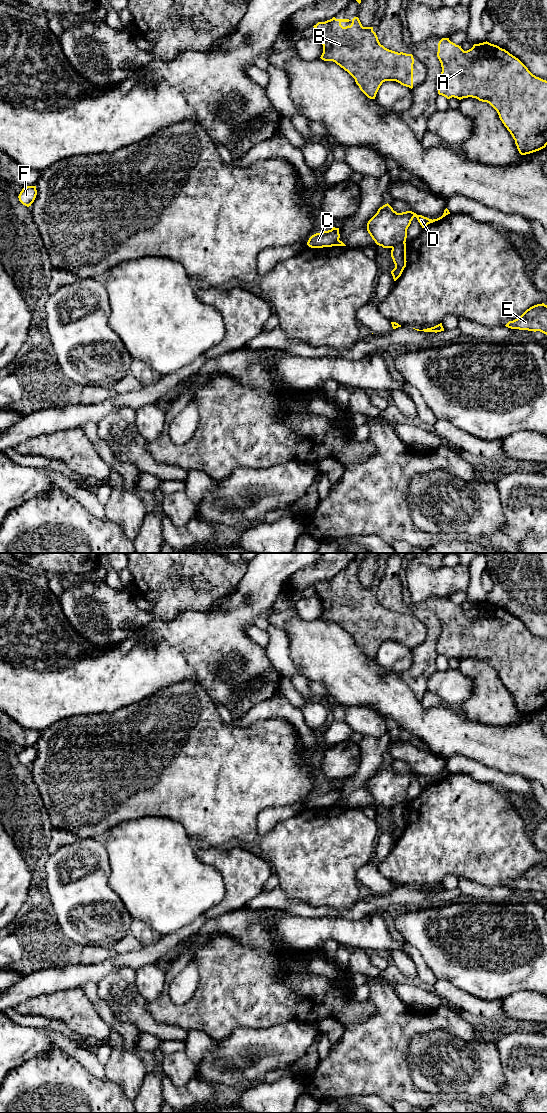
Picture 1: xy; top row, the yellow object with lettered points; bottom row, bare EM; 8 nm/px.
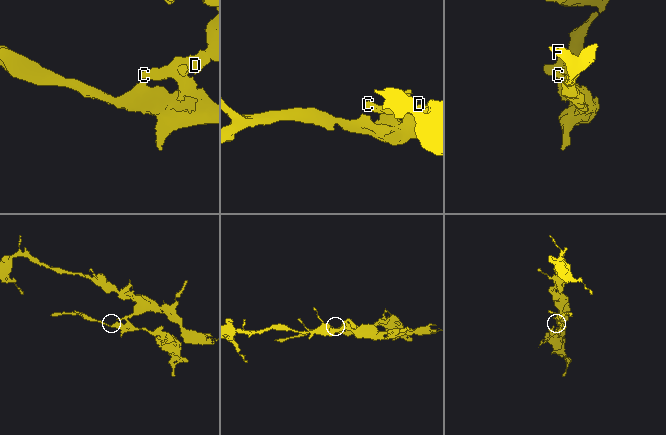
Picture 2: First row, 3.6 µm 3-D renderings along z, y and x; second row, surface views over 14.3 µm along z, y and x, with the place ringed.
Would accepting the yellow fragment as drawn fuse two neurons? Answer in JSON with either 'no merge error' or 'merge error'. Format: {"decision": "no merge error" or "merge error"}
{"decision": "merge error"}

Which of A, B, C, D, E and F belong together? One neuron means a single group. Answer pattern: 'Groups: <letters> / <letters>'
Groups: A B C D / E F

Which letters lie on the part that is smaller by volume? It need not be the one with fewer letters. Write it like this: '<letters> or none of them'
E, F

